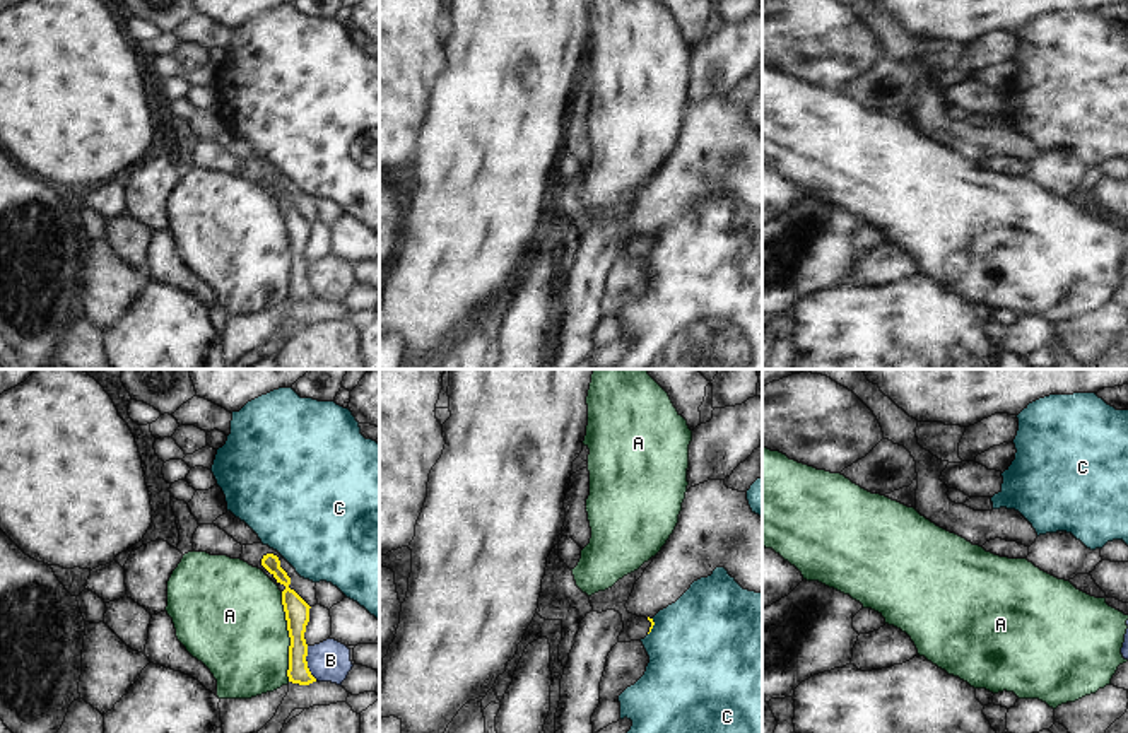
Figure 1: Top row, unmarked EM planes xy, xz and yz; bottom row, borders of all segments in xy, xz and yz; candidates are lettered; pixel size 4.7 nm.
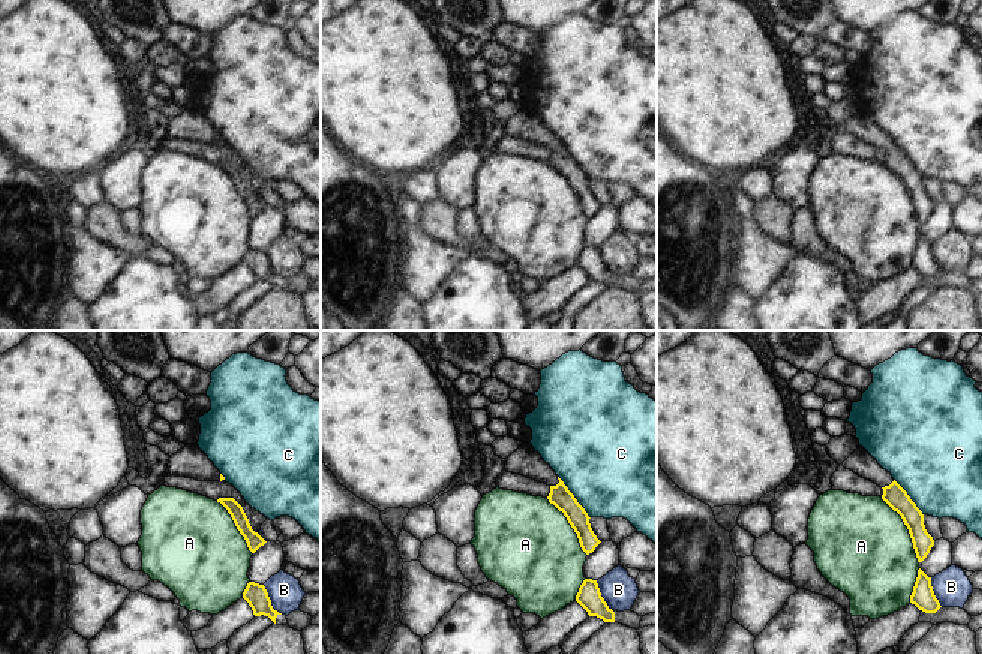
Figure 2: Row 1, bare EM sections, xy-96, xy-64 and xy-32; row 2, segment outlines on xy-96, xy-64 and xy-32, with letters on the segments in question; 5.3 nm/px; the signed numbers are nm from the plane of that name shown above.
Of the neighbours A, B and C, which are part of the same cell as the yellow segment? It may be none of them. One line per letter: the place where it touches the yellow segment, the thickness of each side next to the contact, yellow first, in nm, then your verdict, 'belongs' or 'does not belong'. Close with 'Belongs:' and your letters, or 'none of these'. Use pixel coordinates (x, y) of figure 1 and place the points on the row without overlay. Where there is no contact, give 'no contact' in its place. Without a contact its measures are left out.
A: contact xy (289, 253); calibres 110 and 460 nm; does not belong
B: contact xy (306, 281); calibres 110 and 190 nm; does not belong
C: contact xz (652, 245); calibres 20 and 480 nm; does not belong
Belongs: none of these

